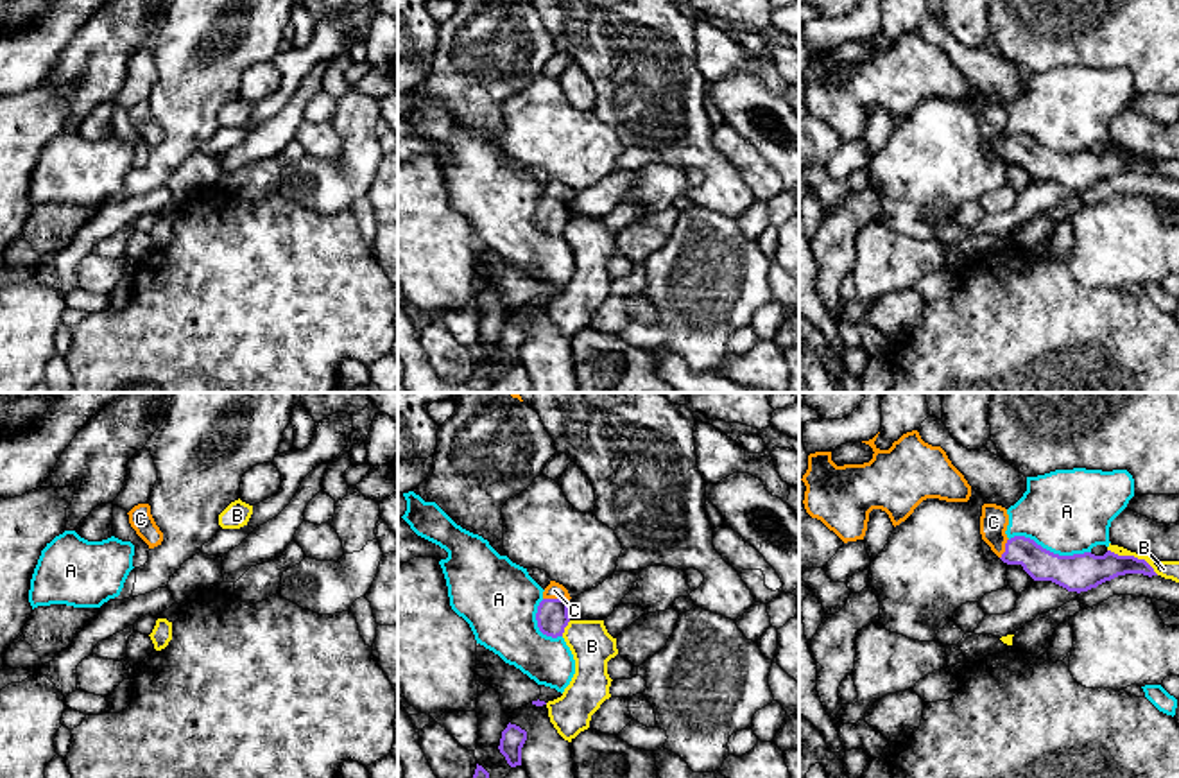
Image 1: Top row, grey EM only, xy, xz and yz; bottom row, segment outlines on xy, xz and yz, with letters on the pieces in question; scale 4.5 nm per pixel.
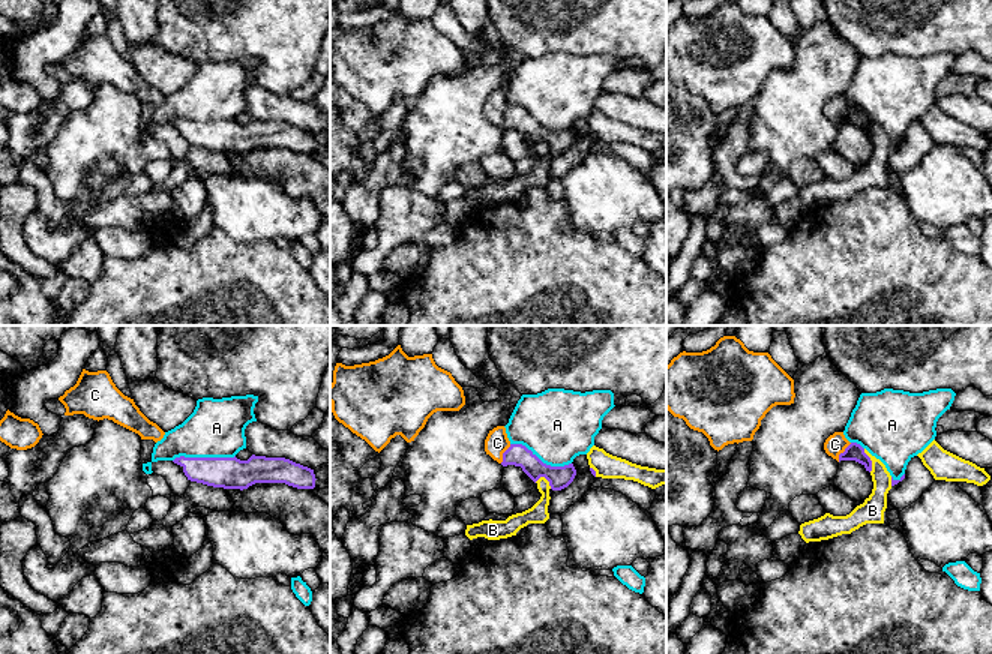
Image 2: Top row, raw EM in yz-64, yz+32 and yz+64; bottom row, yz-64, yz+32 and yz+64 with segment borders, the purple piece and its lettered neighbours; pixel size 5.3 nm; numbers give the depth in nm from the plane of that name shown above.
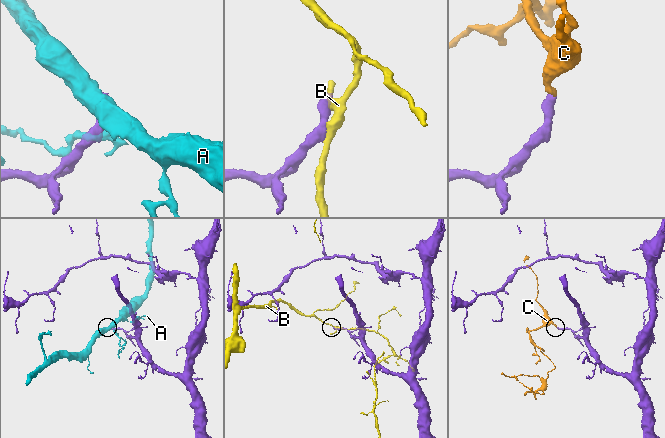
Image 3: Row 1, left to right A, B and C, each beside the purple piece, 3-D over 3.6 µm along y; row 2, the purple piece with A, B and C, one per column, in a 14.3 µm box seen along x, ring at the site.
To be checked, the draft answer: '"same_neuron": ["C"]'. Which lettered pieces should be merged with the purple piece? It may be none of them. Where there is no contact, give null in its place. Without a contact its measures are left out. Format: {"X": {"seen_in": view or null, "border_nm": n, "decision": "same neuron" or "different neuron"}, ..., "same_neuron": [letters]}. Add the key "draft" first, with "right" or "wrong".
{"draft": "right", "A": {"seen_in": "yz", "border_nm": 380, "decision": "different neuron"}, "B": {"seen_in": "yz", "border_nm": 260, "decision": "different neuron"}, "C": {"seen_in": "xz", "border_nm": 120, "decision": "same neuron"}, "same_neuron": ["C"]}

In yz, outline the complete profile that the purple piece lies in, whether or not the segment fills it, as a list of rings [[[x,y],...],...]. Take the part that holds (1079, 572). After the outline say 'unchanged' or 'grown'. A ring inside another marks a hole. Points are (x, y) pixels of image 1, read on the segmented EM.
[[[984,504],[980,516],[982,540],[1007,565],[1021,565],[1034,581],[1052,581],[1068,592],[1088,592],[1098,584],[1125,574],[1157,575],[1154,568],[1134,556],[1118,556],[1107,550],[1104,556],[1091,552],[1059,556],[1025,536],[1007,538],[1007,509]]]; grown

